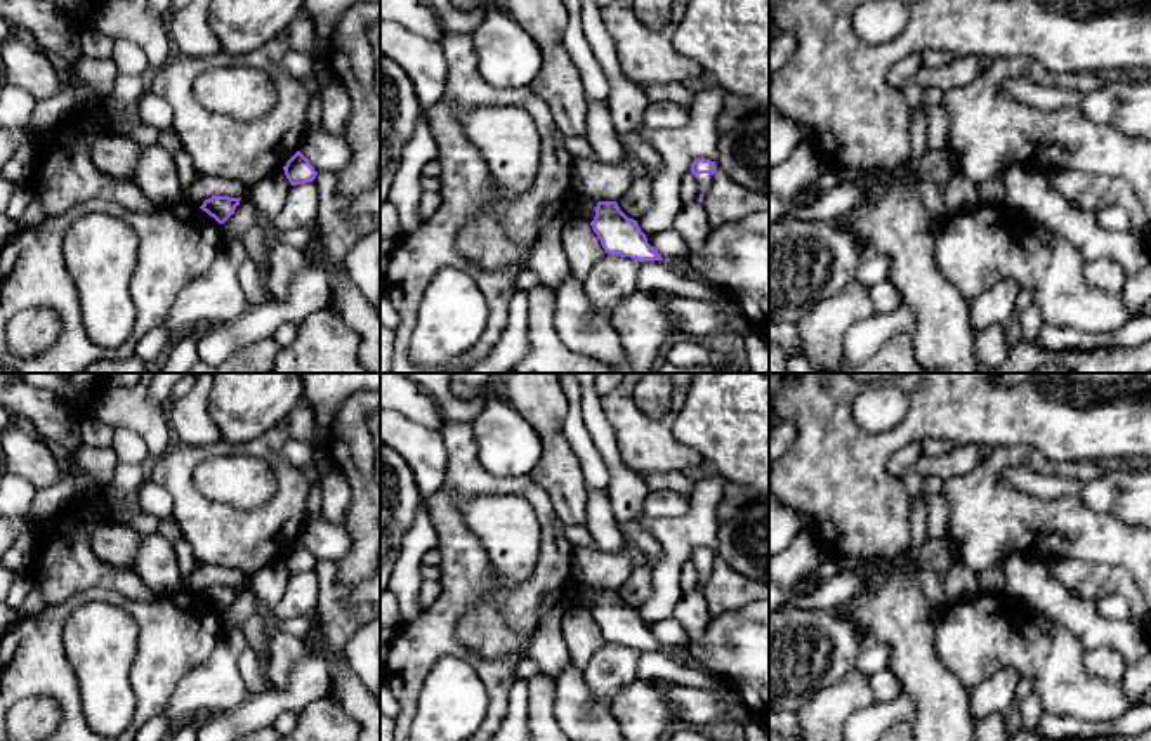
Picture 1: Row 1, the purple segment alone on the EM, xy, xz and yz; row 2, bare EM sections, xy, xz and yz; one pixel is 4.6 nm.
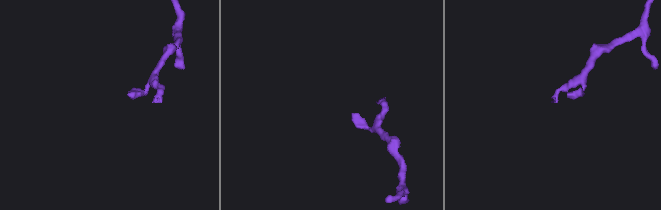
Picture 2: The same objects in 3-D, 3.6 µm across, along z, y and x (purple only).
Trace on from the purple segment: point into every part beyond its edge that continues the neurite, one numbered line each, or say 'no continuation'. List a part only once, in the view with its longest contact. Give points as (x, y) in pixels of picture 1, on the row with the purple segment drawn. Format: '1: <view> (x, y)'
1: xz (703, 179)

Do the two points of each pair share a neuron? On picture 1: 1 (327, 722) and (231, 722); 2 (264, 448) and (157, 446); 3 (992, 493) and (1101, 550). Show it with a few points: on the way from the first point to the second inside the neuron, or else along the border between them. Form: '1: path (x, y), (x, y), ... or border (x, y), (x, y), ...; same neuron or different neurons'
1: border (327, 695), (297, 712); different neurons
2: border (172, 443), (150, 462); different neurons
3: path (1019, 521), (1073, 531); same neuron

